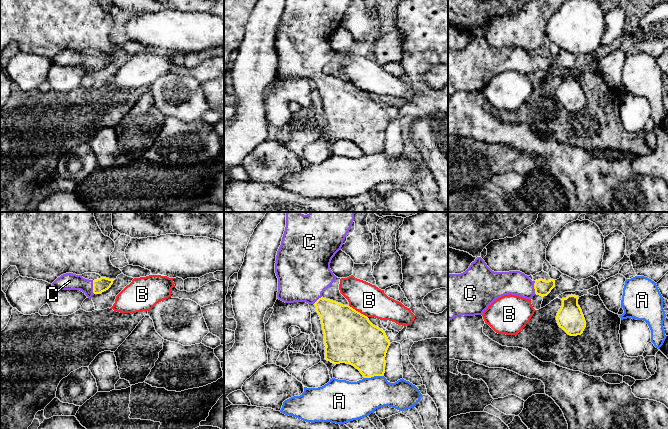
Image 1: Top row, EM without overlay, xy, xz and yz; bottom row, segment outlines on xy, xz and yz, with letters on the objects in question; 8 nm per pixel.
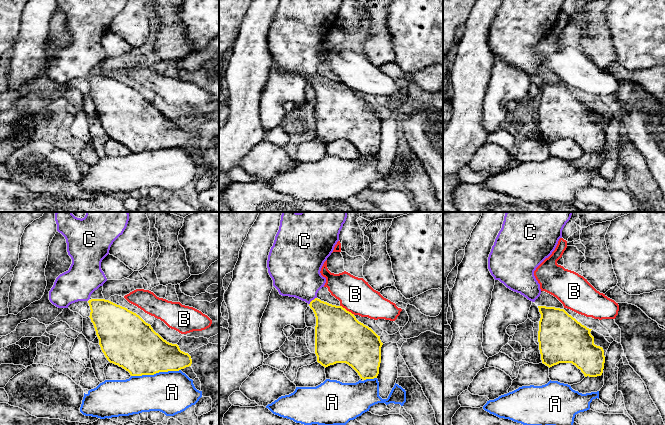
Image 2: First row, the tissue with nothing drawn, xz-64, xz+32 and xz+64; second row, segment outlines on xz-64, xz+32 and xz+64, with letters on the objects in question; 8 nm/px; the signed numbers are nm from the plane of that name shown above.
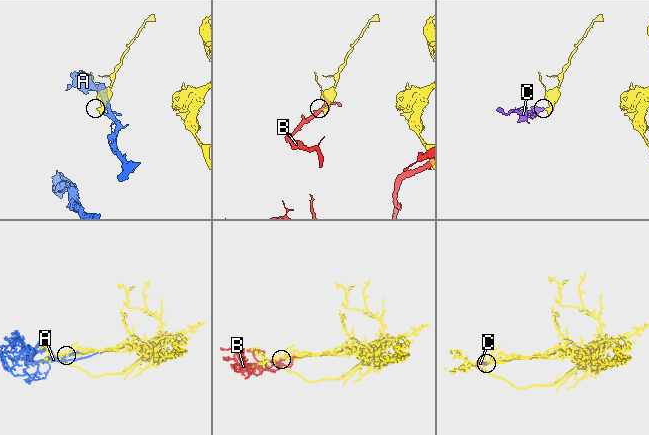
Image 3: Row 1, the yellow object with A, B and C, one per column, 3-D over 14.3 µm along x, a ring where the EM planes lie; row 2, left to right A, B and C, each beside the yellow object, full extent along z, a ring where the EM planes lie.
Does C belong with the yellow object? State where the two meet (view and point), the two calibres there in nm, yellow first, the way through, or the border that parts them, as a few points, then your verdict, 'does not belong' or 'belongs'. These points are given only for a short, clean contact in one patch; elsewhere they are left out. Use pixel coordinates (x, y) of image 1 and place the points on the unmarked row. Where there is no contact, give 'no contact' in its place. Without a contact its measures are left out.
meets yellow in xy at (93, 63); 110 nm thick on the yellow side, 140 nm on the other; runs through xy (100, 61), (93, 63), (69, 57); belongs

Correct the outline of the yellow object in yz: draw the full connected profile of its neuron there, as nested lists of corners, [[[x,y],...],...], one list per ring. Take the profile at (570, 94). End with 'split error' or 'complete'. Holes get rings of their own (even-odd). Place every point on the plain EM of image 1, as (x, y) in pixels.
[[[572,70],[562,74],[562,82],[556,92],[559,103],[570,112],[581,111],[586,103],[578,75],[578,72]]]; complete

